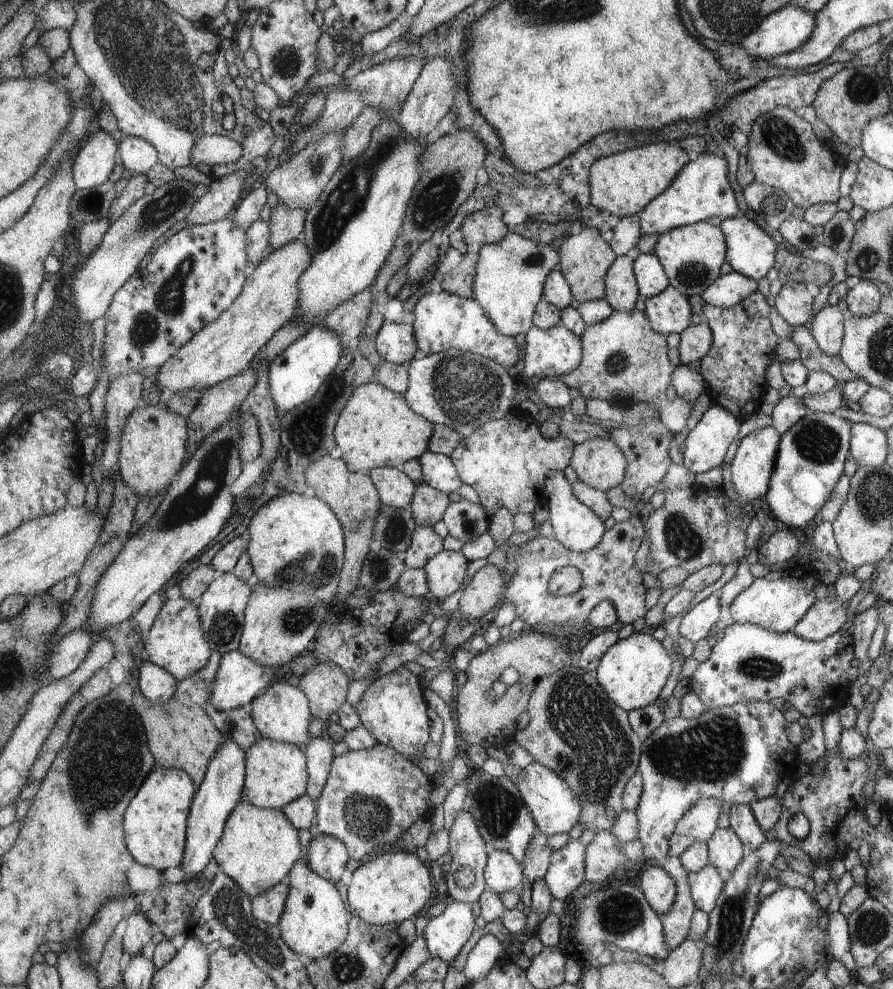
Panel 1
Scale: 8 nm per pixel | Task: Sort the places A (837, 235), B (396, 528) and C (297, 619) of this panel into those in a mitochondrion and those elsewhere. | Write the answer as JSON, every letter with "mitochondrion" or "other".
{"A":"mitochondrion","B":"mitochondrion","C":"mitochondrion"}

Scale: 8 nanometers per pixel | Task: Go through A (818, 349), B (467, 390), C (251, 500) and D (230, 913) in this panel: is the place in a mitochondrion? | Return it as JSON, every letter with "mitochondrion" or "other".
{"A":"other","B":"mitochondrion","C":"other","D":"mitochondrion"}

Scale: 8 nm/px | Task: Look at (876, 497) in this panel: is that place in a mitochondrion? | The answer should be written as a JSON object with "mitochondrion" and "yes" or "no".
{"mitochondrion":"yes"}

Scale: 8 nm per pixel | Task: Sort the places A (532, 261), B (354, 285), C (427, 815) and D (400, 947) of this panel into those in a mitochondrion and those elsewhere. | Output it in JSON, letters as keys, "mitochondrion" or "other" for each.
{"A":"mitochondrion","B":"other","C":"other","D":"other"}

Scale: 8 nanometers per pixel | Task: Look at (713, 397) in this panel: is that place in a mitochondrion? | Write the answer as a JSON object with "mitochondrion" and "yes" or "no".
{"mitochondrion":"no"}

